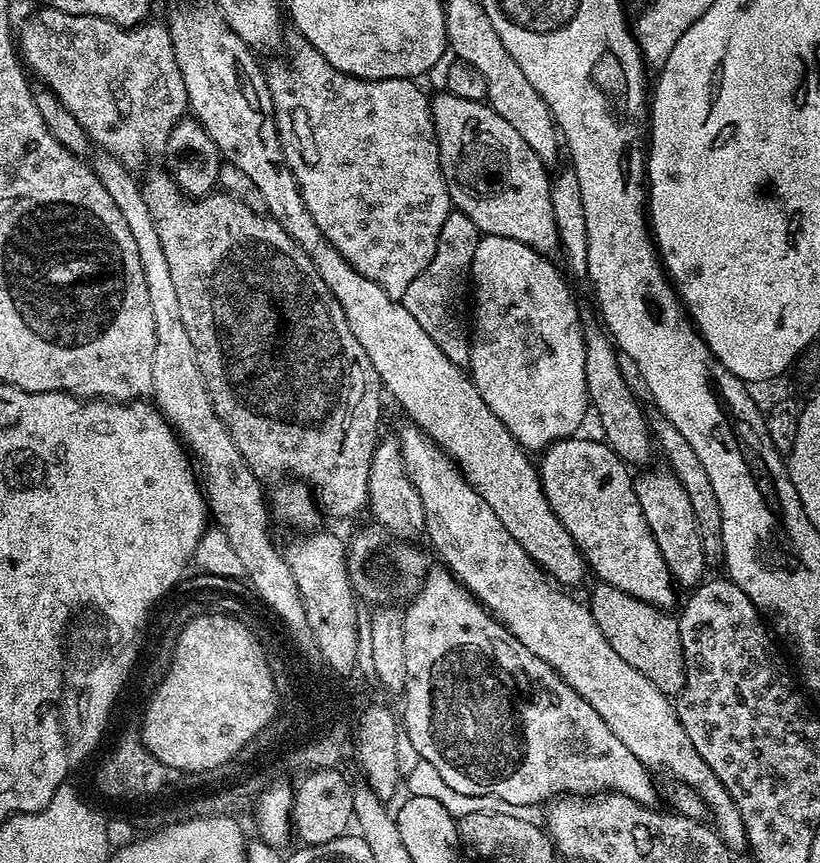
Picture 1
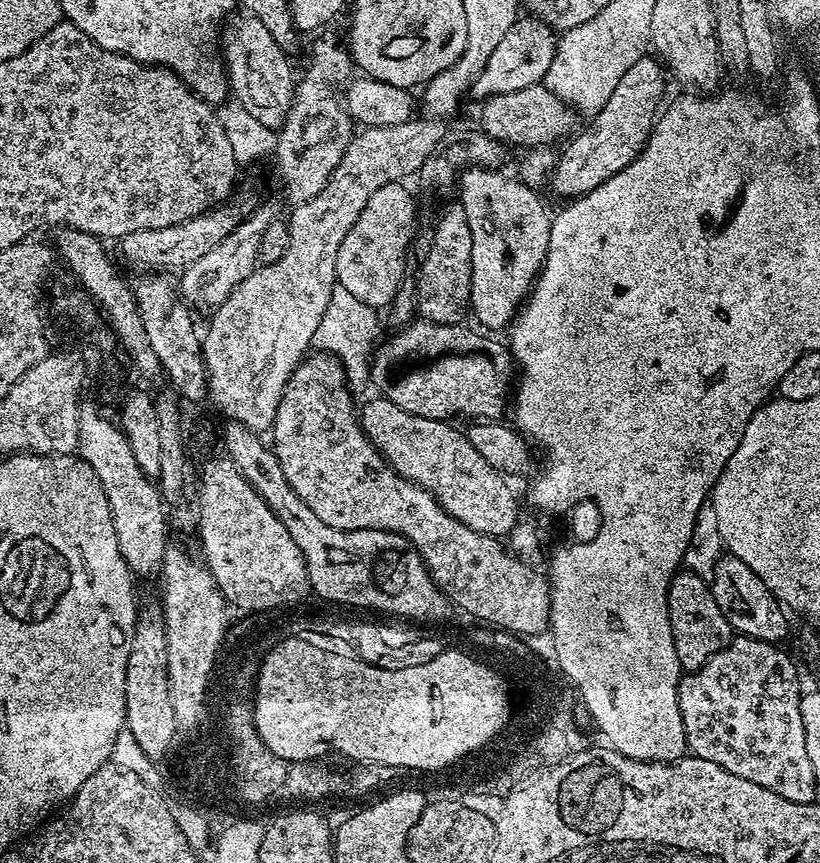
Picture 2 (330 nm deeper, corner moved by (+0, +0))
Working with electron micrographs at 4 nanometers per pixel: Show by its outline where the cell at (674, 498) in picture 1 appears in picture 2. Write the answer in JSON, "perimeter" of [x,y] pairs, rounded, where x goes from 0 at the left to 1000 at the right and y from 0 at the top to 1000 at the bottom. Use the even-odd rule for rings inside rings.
{"perimeter":[[[829,660],[820,669],[815,680],[815,710],[822,753],[827,753],[827,767],[835,780],[850,779],[867,760],[894,740],[890,721],[880,711],[876,698],[871,698],[865,673],[843,662]]]}

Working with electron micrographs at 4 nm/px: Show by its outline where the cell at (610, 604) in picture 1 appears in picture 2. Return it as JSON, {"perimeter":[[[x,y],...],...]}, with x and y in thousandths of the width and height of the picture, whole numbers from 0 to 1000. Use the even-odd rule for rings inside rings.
{"perimeter":[[[455,459],[455,463],[446,465],[444,473],[441,468],[438,474],[439,491],[454,516],[477,538],[478,543],[488,552],[515,562],[550,598],[573,610],[573,614],[583,614],[588,619],[606,623],[618,622],[623,612],[634,601],[637,590],[629,585],[629,575],[624,571],[623,563],[615,557],[616,548],[600,540],[571,511],[570,504],[555,496],[555,490],[517,484],[502,480],[500,475],[493,475],[490,470],[476,466],[470,459]]]}

